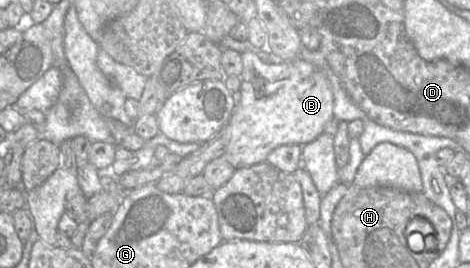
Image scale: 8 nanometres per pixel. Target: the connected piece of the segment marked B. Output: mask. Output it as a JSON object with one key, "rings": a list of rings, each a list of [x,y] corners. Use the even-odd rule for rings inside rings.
{"rings":[[[253,51],[242,53],[243,70],[240,76],[240,101],[227,122],[227,144],[223,154],[235,168],[264,162],[267,155],[281,145],[303,146],[324,133],[325,125],[334,118],[334,96],[330,81],[318,67],[301,57],[280,63],[267,63]]]}

